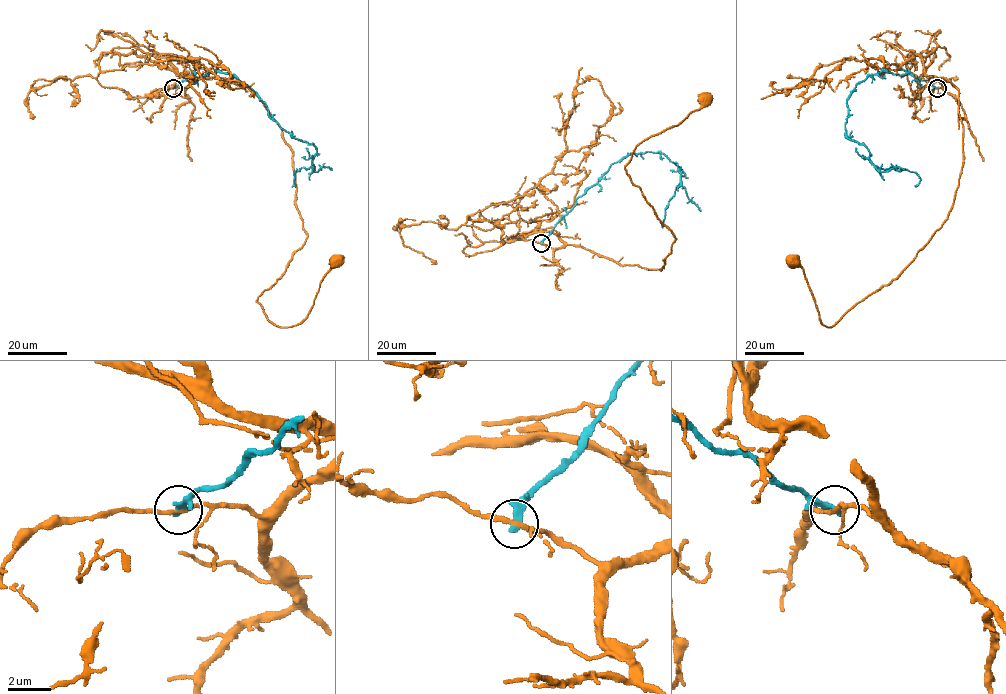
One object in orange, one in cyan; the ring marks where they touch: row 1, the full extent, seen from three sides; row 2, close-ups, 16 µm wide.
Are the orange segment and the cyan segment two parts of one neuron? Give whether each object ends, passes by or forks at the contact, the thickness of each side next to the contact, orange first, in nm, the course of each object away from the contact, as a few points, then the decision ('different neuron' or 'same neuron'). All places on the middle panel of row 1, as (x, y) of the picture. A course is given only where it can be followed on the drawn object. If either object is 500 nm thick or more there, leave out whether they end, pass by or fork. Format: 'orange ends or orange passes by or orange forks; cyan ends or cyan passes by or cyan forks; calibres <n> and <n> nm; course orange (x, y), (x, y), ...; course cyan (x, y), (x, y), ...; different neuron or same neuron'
orange passes by; cyan ends; calibres 190 and 280 nm; course orange (541, 243), (581, 246), (619, 265), (661, 269), (674, 234), (626, 164), (638, 145), (676, 126), (705, 100); course cyan (541, 243), (575, 200), (612, 164), (632, 153), (661, 153), (685, 174), (665, 210), (663, 222); different neuron

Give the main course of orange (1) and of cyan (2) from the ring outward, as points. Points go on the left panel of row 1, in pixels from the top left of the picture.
1: (173, 88), (215, 77), (247, 86), (293, 153), (307, 235), (256, 300), (270, 321), (299, 324), (337, 262)
2: (173, 88), (196, 73), (221, 71), (251, 88), (267, 114), (316, 150), (312, 164), (296, 169), (295, 186)

